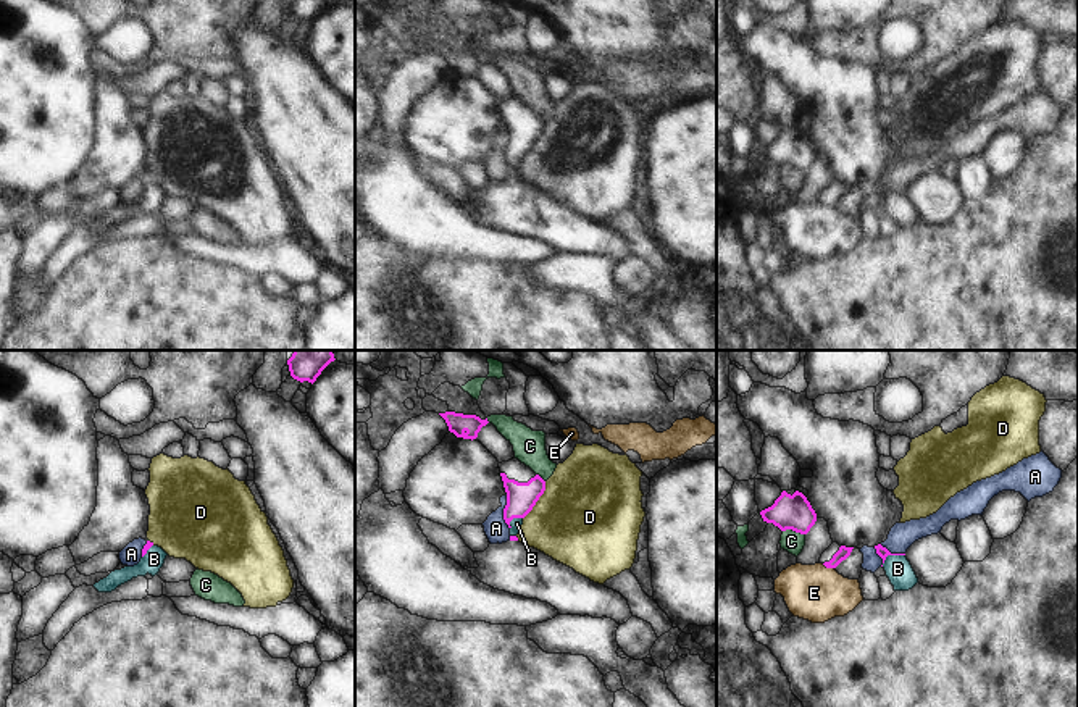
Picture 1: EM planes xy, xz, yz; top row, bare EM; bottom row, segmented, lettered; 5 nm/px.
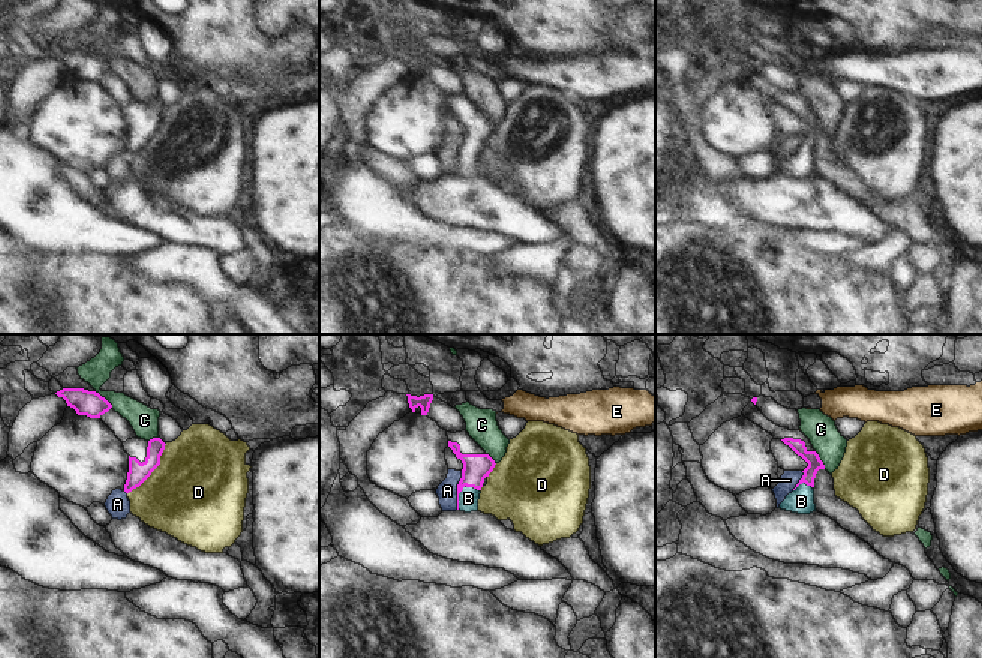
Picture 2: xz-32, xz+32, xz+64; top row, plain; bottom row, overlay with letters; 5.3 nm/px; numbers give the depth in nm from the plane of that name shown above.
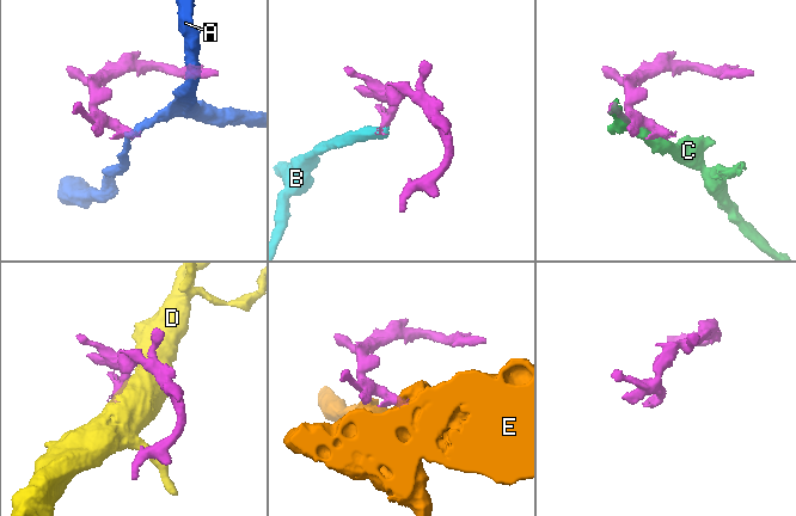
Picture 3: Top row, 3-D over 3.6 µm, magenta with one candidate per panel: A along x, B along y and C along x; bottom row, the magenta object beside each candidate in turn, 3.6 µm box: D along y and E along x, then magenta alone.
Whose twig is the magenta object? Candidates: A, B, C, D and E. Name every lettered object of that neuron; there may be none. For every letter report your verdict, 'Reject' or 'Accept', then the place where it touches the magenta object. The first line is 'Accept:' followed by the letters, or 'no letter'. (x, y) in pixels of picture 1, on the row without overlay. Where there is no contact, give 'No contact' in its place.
Accept: B
A: Reject. Touches magenta at xz (504, 150)
B: Accept. Touches magenta at yz (891, 192)
C: Reject. Touches magenta at yz (794, 168)
D: Reject. Touches magenta at xz (538, 138)
E: Reject. Touches magenta at yz (828, 205).

